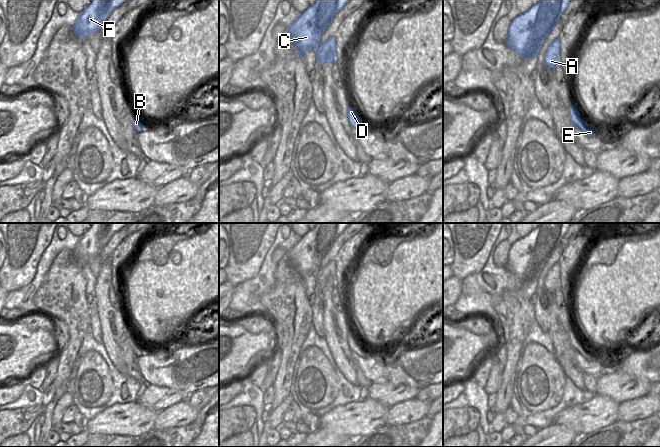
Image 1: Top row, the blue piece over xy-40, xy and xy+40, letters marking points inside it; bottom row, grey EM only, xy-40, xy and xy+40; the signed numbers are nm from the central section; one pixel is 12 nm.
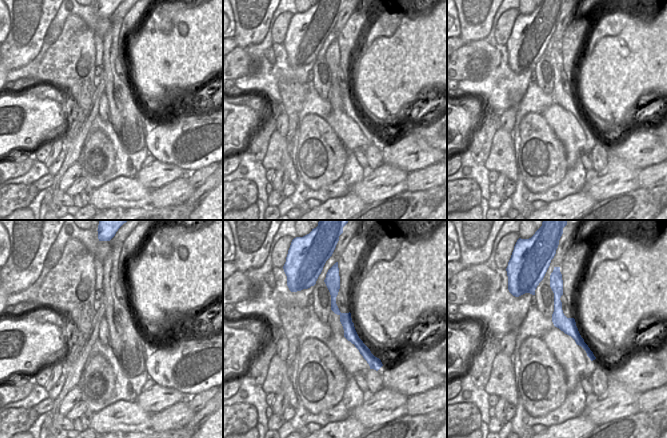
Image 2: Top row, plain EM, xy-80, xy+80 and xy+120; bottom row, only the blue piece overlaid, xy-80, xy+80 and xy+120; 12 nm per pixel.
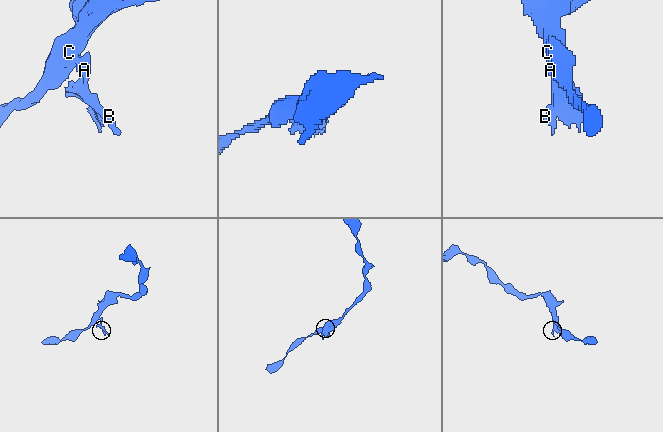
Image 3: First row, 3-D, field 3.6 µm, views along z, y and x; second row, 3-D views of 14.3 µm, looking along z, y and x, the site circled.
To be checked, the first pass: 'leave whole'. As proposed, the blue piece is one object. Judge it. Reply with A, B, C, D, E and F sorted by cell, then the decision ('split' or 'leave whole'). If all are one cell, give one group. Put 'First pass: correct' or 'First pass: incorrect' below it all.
A B C D E F; leave whole
First pass: correct

